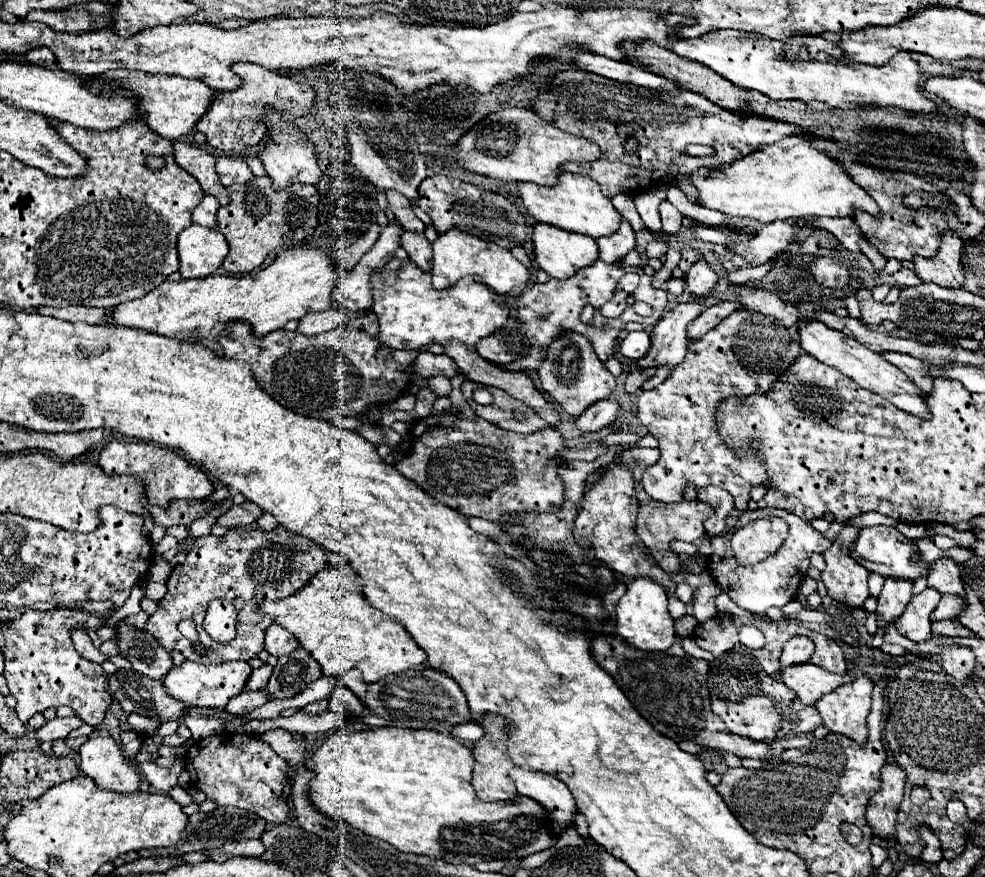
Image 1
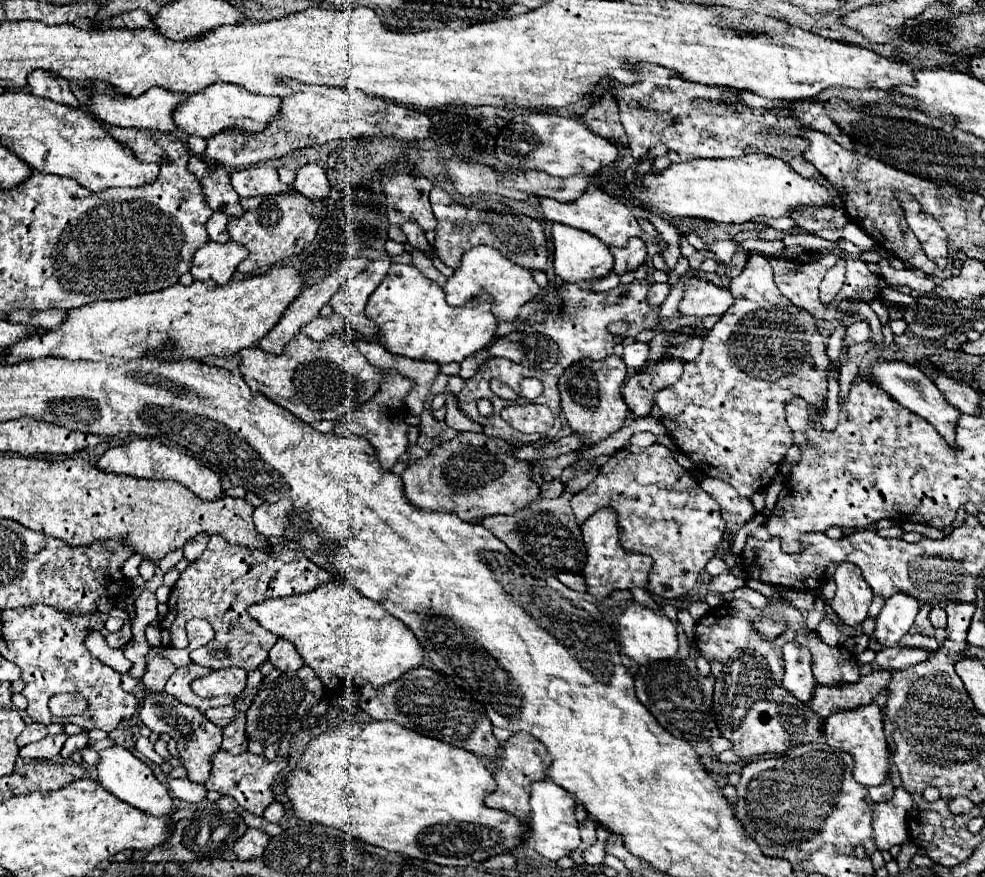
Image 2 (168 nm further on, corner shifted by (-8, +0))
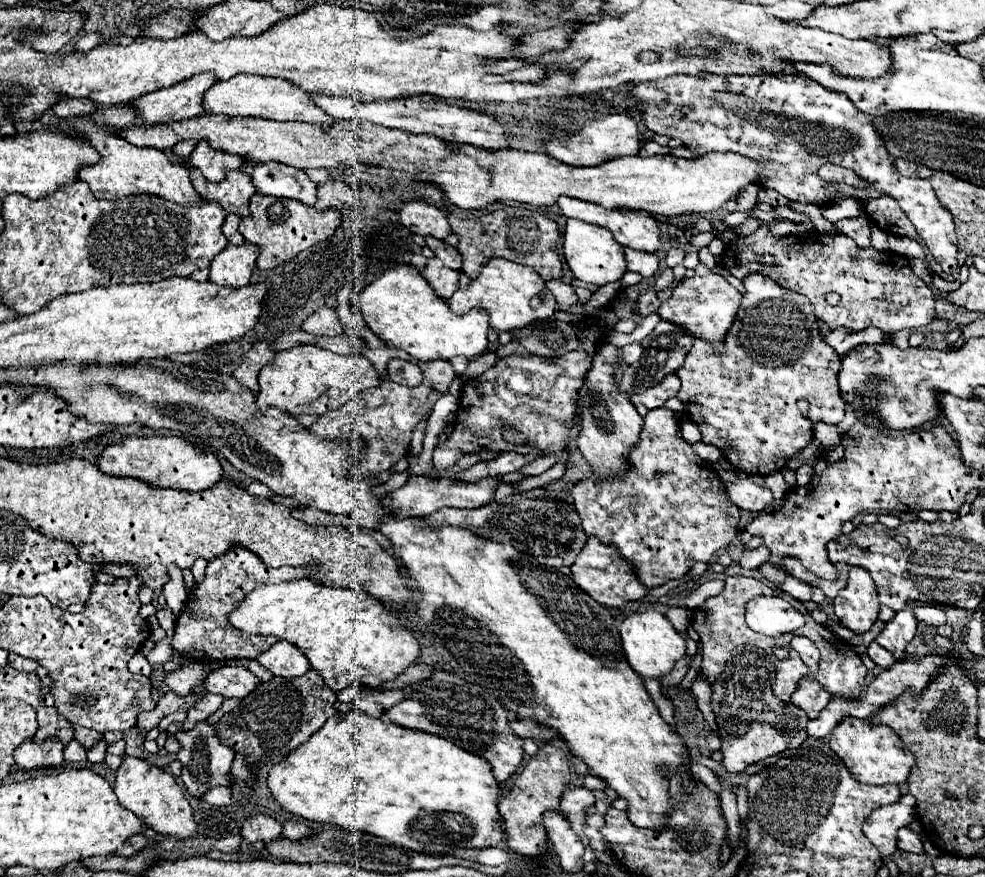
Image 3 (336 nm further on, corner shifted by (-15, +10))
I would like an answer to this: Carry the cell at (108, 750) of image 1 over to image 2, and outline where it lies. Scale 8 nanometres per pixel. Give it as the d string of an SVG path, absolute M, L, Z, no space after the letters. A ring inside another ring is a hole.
M112 746L100 752L100 764L98 764L98 782L116 798L124 800L126 804L152 814L152 816L170 816L174 812L174 802L164 784L156 780L152 770L140 762L132 752L128 752L122 746Z

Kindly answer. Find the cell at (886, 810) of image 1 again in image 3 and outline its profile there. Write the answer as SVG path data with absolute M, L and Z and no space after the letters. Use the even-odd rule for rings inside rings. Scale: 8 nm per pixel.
M903 794L897 802L877 808L863 824L863 834L879 848L881 856L897 852L897 830L915 820L915 798Z

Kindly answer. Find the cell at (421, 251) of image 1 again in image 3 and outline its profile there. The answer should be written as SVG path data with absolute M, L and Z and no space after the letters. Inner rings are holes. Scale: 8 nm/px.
M429 258L427 266L423 270L423 276L427 278L427 282L433 286L433 290L443 298L449 300L451 294L457 290L459 286L459 272L451 270L447 266L443 266L443 262L439 258Z

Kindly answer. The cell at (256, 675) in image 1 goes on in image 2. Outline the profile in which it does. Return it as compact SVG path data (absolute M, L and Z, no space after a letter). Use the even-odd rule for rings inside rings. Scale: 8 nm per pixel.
M188 664L188 666L184 666L184 668L178 668L178 670L172 674L172 678L168 680L168 684L166 684L166 694L174 696L174 700L178 700L178 702L182 702L182 704L188 704L188 706L194 706L194 708L198 708L198 710L208 710L208 708L222 706L222 704L234 704L236 698L226 698L226 696L222 696L222 698L206 698L206 700L204 700L204 698L200 698L200 696L196 696L196 694L192 692L192 688L190 688L192 680L205 676L212 671L212 668L198 664Z

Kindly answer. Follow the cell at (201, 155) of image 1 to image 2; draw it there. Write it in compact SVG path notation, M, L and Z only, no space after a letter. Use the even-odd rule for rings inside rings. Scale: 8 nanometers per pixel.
M190 156L188 172L192 172L196 180L200 180L206 202L214 212L224 212L228 216L242 214L240 196L236 196L236 190L230 184L230 174L224 168L208 168L200 158Z

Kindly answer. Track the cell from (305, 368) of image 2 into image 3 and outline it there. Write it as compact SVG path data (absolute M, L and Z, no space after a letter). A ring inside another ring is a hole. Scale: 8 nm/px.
M299 344L289 350L281 350L273 362L261 368L259 372L259 394L257 404L261 410L267 406L281 408L293 416L297 414L317 414L335 410L357 398L361 392L381 384L381 376L375 366L359 354L341 356L331 350L313 344Z

